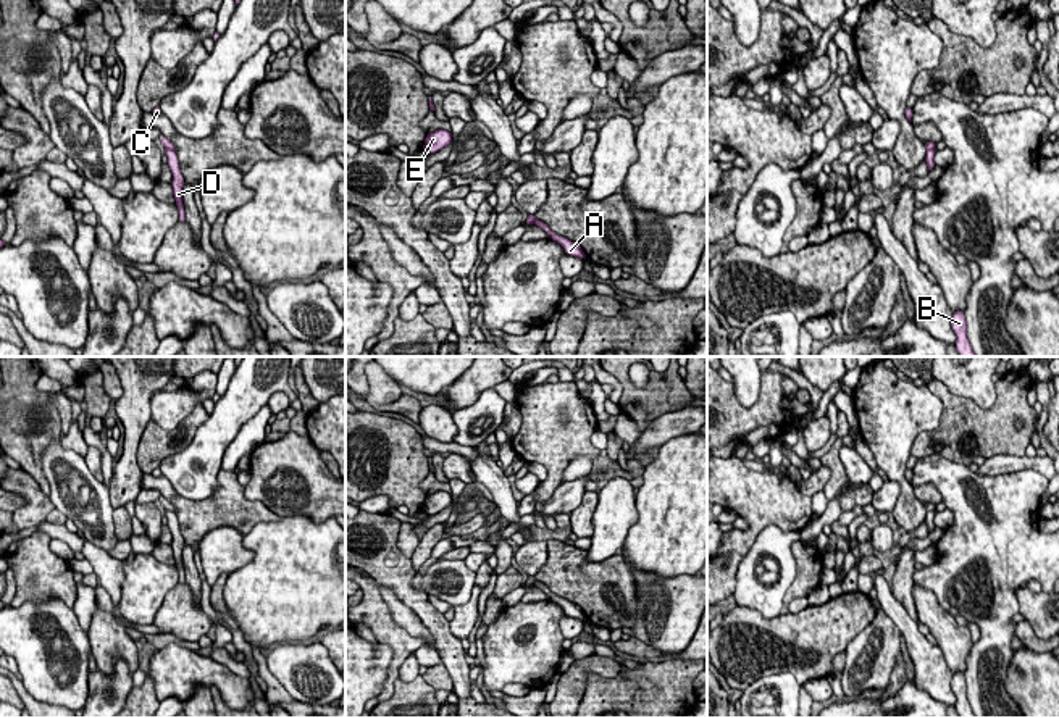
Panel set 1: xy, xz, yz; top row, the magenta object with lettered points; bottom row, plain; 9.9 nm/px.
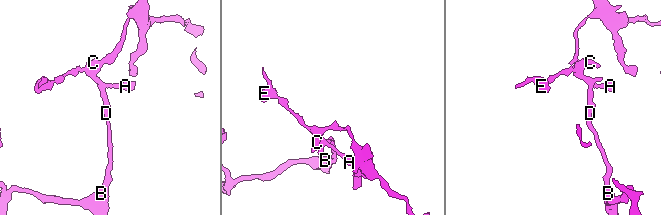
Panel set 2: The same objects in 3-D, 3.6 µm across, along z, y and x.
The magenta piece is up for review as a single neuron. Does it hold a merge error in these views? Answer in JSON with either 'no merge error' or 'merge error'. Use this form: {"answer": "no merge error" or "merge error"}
{"answer": "merge error"}

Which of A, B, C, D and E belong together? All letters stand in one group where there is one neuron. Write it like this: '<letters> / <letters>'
A C E / B D

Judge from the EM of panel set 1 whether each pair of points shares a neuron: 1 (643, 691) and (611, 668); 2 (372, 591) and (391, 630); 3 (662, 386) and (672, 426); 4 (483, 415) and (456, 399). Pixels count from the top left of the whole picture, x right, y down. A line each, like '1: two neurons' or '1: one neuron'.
1: two neurons
2: one neuron
3: two neurons
4: two neurons

